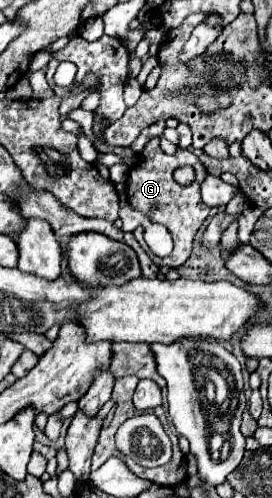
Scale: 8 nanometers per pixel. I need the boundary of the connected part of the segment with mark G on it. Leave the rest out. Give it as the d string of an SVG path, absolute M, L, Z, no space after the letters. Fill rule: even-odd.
M151 139L151 143L145 145L145 149L139 153L137 161L131 165L129 169L129 179L127 179L127 201L133 209L145 213L151 221L155 223L163 223L175 243L175 249L171 253L171 257L156 257L150 251L148 245L143 241L143 227L137 227L133 231L135 239L141 243L141 247L151 257L151 261L159 267L167 265L167 267L179 267L187 261L191 247L193 247L193 237L197 233L197 229L201 227L201 223L207 219L209 215L209 207L203 205L201 197L199 197L199 185L201 181L207 177L207 169L203 167L203 163L189 151L189 149L177 149L175 155L167 155L161 151L159 147L159 139ZM183 165L191 165L195 171L195 181L191 185L181 185L175 181L173 173L175 169L183 167Z

